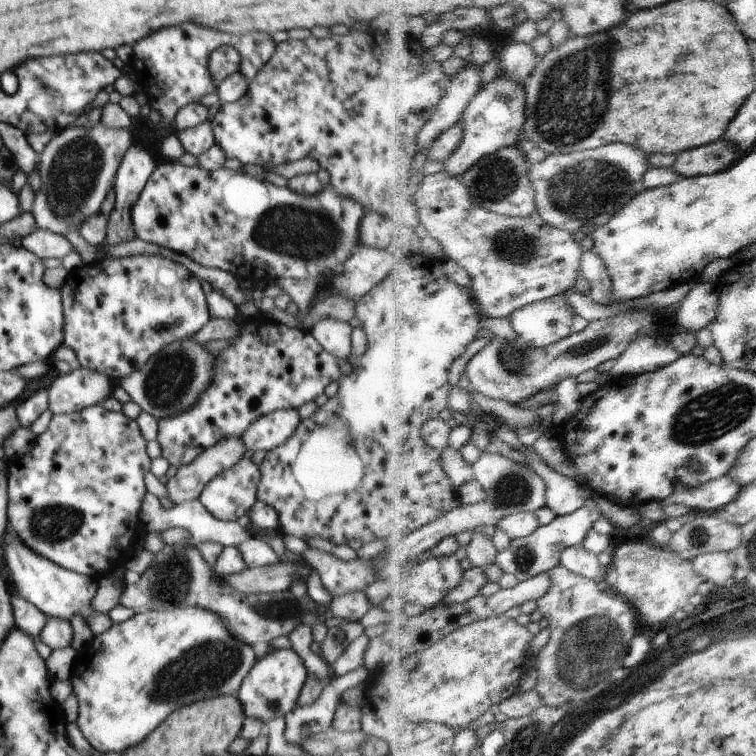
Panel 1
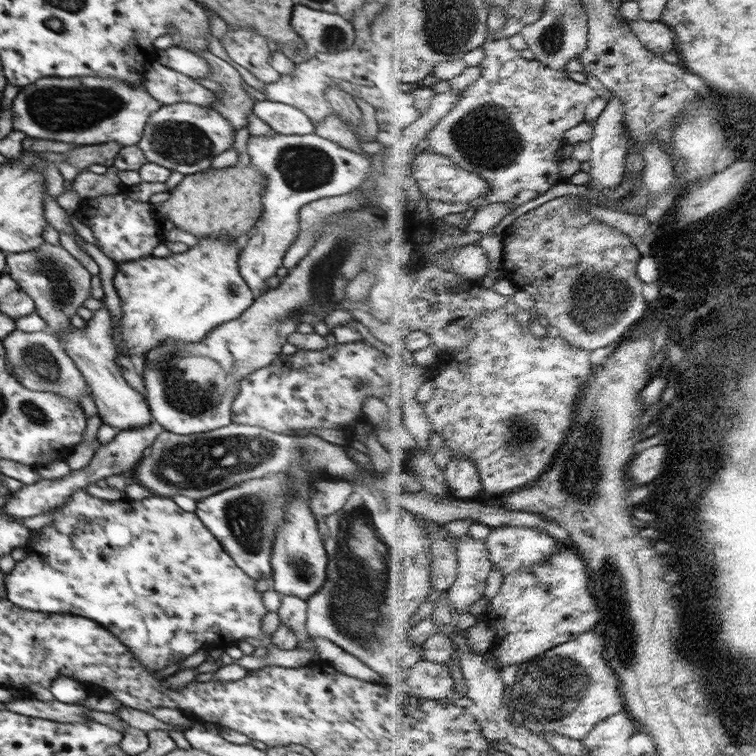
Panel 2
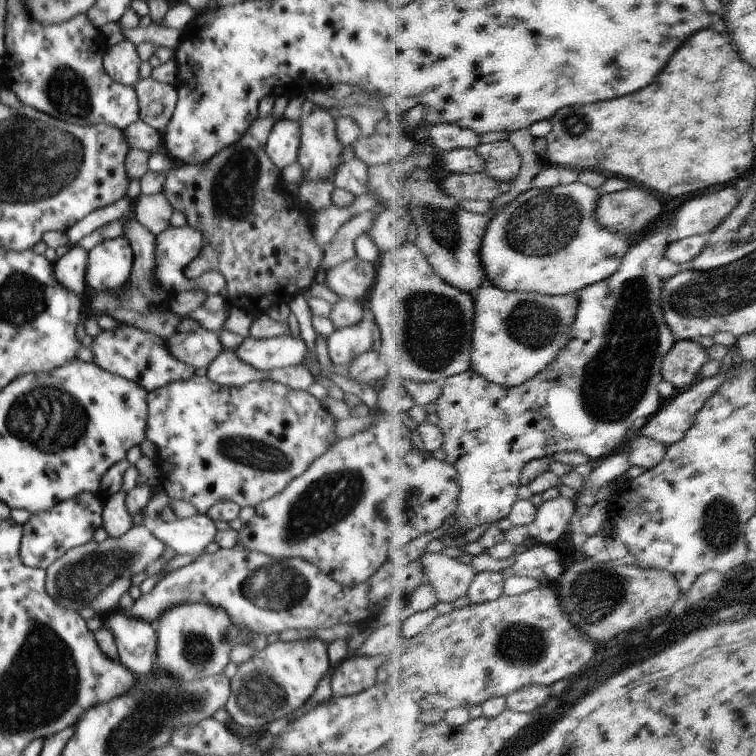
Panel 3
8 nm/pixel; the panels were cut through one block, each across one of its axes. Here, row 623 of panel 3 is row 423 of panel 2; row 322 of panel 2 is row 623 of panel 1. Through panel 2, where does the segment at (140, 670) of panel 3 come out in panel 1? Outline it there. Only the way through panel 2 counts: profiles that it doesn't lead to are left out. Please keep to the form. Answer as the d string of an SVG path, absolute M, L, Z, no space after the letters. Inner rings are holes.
M8 530L5 534L4 550L13 591L34 604L48 618L56 617L70 621L72 616L80 614L93 632L94 638L113 625L108 613L99 613L93 609L93 600L99 587L97 580L62 568L51 560L36 554L25 544L22 544L18 537L11 535Z

